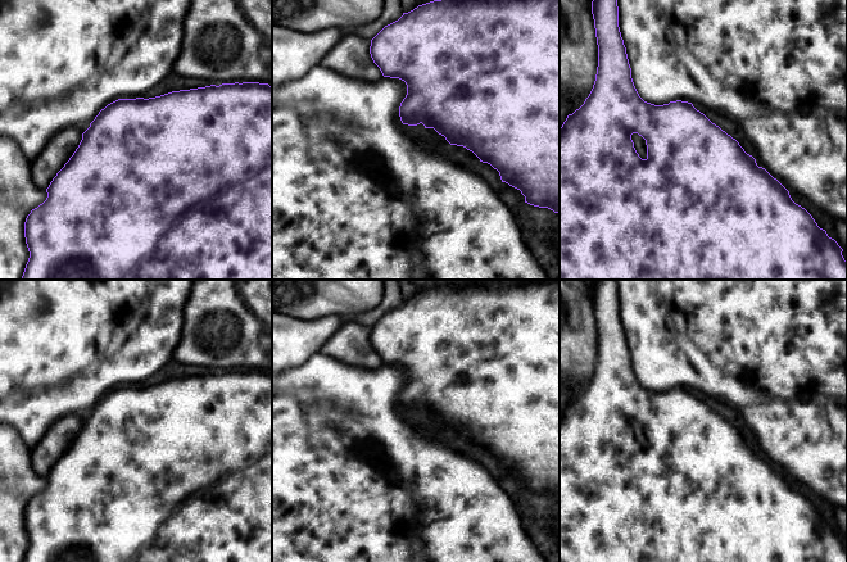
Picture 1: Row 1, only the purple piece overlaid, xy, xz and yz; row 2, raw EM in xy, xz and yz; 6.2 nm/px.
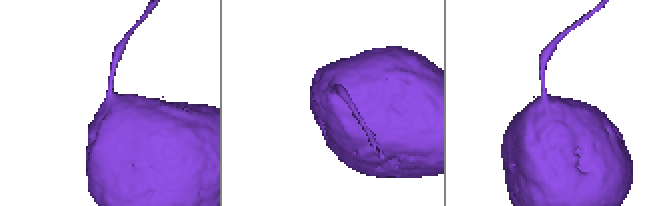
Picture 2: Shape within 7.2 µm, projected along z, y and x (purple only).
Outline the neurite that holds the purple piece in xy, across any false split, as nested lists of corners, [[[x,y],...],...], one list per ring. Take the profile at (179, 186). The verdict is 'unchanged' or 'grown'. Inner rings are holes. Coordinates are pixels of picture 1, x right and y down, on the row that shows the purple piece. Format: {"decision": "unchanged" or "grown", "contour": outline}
{"decision": "unchanged", "contour": [[[235,82],[172,91],[155,98],[118,99],[99,112],[82,140],[46,189],[47,198],[32,209],[24,222],[24,237],[30,251],[22,280],[272,280],[272,86],[259,82]]]}

